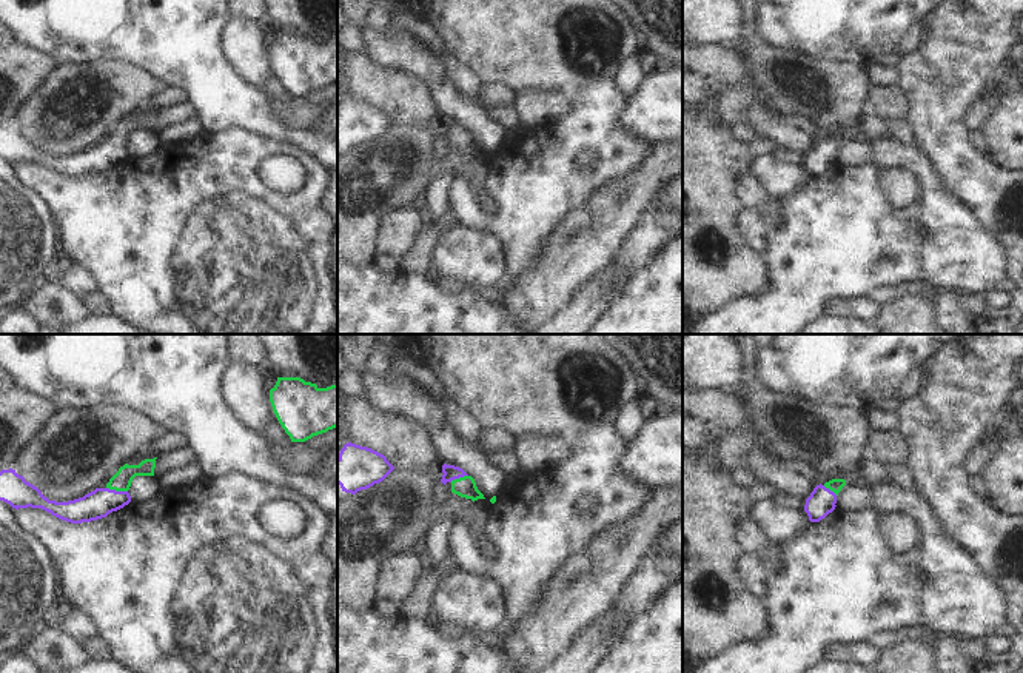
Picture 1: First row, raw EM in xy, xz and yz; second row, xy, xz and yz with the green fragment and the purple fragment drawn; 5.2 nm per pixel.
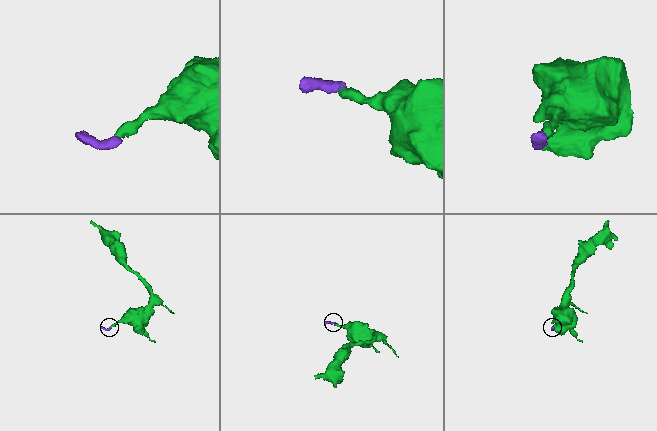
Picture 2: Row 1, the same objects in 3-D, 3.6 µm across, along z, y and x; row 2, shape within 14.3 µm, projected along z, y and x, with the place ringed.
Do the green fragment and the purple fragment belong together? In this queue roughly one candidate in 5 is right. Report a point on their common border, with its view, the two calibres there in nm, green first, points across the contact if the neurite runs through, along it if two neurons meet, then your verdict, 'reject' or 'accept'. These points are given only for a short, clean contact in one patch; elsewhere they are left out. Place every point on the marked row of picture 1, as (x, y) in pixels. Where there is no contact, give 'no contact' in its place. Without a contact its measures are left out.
meets green in xy at (117, 490); 100 nm thick on the green side, 150 nm on the other; runs through xy (120, 481), (117, 490), (108, 499), (97, 504); accept

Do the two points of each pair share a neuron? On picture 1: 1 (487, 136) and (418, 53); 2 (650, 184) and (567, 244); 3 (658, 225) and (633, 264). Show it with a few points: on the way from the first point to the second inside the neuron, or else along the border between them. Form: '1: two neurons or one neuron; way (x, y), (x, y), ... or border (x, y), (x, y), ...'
1: one neuron; way (472, 116), (442, 87), (433, 73)
2: one neuron; way (630, 197), (587, 241)
3: one neuron; way (652, 234), (635, 254)

